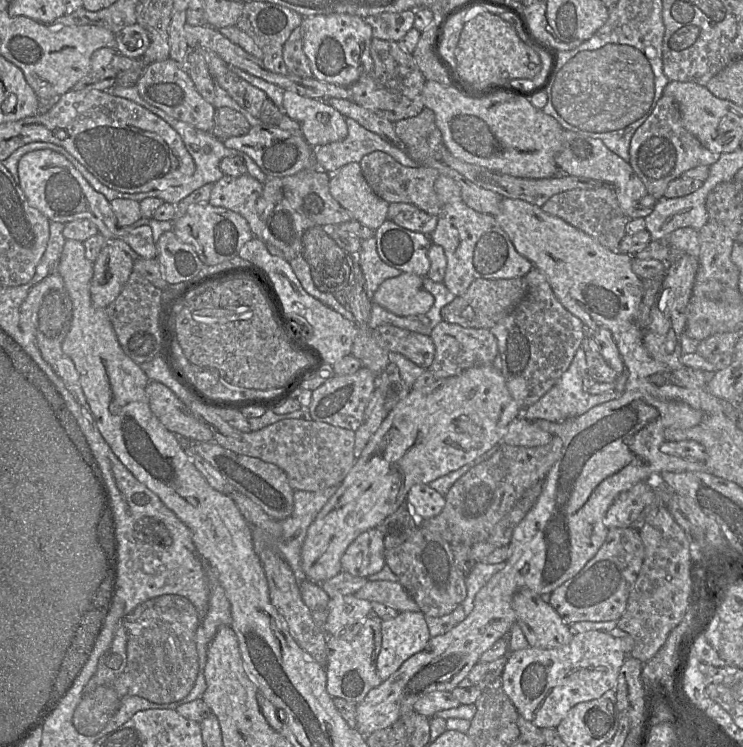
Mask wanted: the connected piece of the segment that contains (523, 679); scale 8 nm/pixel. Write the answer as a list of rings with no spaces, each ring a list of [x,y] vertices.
[[[581,632],[574,634],[571,642],[561,648],[529,646],[509,653],[501,675],[501,687],[524,719],[541,729],[556,728],[576,704],[615,690],[627,656],[621,639],[608,632]]]

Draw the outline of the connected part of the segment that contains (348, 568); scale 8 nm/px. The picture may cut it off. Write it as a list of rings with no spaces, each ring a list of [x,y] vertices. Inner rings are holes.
[[[378,528],[361,533],[341,557],[342,571],[353,576],[368,577],[385,566],[386,548],[383,535]]]

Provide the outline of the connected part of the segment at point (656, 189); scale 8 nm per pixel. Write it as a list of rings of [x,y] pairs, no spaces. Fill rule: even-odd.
[[[662,95],[647,119],[634,132],[629,155],[628,163],[644,184],[648,194],[657,200],[664,197],[668,184],[681,177],[685,171],[701,165],[711,166],[720,157],[719,153],[705,148],[684,128],[677,103],[666,95]]]

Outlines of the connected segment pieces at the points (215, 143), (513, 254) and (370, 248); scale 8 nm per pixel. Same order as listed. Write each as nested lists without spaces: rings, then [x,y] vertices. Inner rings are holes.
[[[114,85],[112,88],[110,88],[107,92],[114,96],[123,97],[126,99],[129,99],[138,105],[142,106],[143,108],[149,110],[153,114],[157,115],[161,119],[163,119],[165,122],[167,122],[182,138],[183,143],[185,145],[186,150],[189,152],[189,154],[192,156],[194,163],[195,163],[195,172],[192,175],[192,177],[184,184],[174,187],[168,187],[163,190],[152,190],[149,192],[143,192],[143,193],[136,193],[136,194],[130,194],[130,193],[120,193],[118,191],[112,190],[102,183],[100,183],[75,157],[73,157],[65,148],[49,143],[49,142],[41,142],[41,141],[35,141],[27,143],[18,149],[16,149],[13,153],[11,153],[5,160],[1,161],[1,163],[5,166],[5,168],[10,172],[10,174],[14,177],[14,179],[18,182],[18,162],[20,158],[31,151],[35,150],[42,150],[42,149],[50,149],[57,153],[62,154],[68,161],[71,162],[71,164],[75,167],[75,169],[84,177],[84,179],[90,184],[90,186],[100,194],[106,197],[106,199],[110,202],[117,198],[127,198],[132,199],[135,201],[140,202],[141,200],[147,198],[147,197],[156,197],[163,200],[163,202],[168,202],[170,204],[176,205],[179,201],[181,201],[183,198],[187,197],[189,194],[191,194],[193,191],[197,190],[201,186],[209,183],[215,183],[219,179],[222,178],[224,175],[221,171],[219,164],[220,161],[224,157],[230,157],[230,156],[239,156],[243,159],[245,166],[247,168],[247,174],[255,178],[261,183],[264,183],[267,180],[267,176],[263,173],[263,171],[259,168],[259,166],[253,161],[252,158],[250,158],[246,153],[227,148],[224,146],[223,142],[219,139],[217,139],[211,132],[206,132],[199,130],[193,126],[191,126],[188,123],[184,123],[180,120],[177,120],[168,114],[166,114],[161,109],[149,104],[146,102],[139,94],[138,89],[136,85],[129,86],[129,87],[121,87],[118,85]]]
[[[459,200],[442,205],[437,218],[437,226],[429,237],[444,249],[447,267],[443,284],[455,296],[463,295],[476,279],[524,277],[534,267],[517,252],[493,215],[477,212]]]
[[[375,237],[362,240],[361,249],[356,256],[365,279],[367,296],[371,301],[382,282],[402,273],[382,261],[377,252]]]

